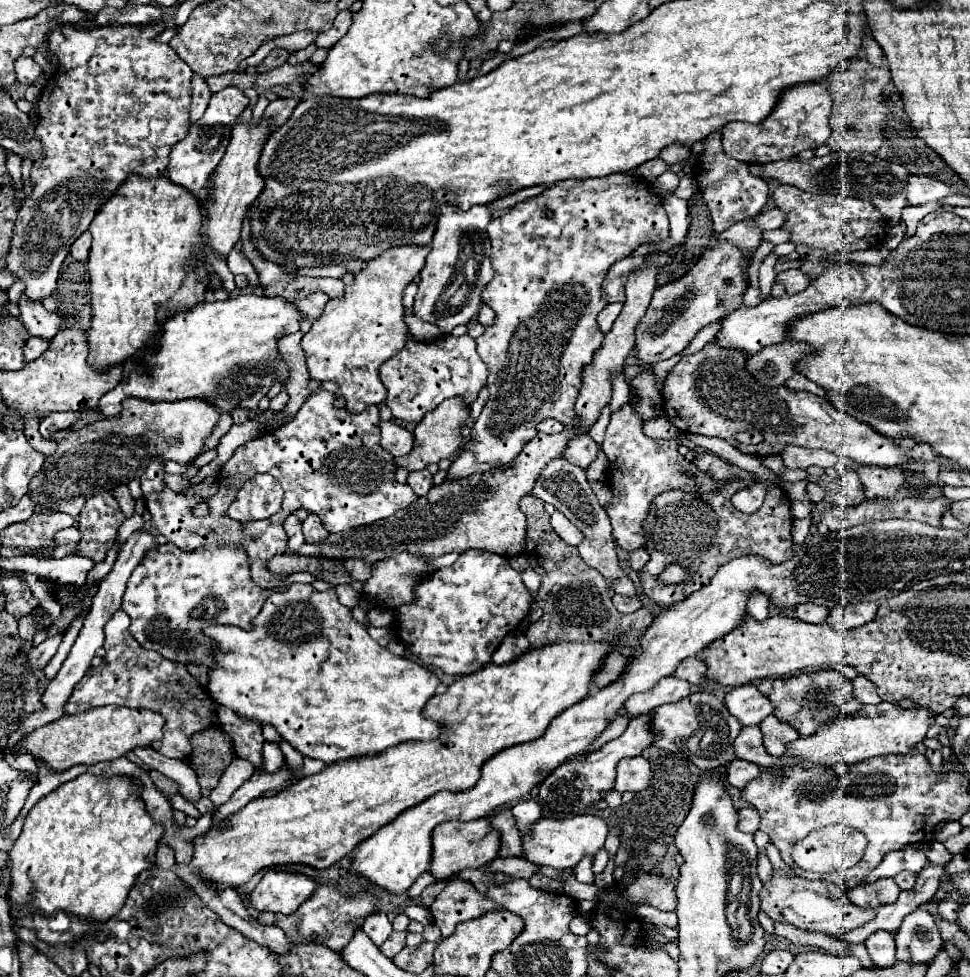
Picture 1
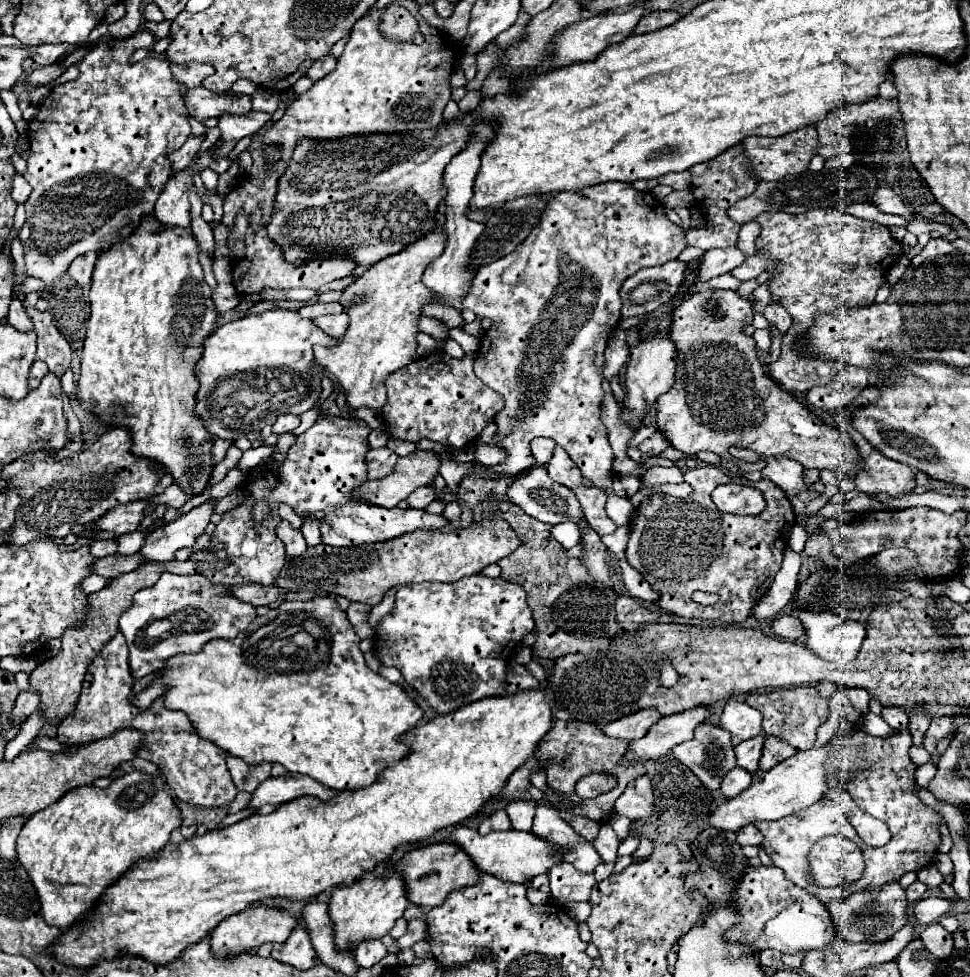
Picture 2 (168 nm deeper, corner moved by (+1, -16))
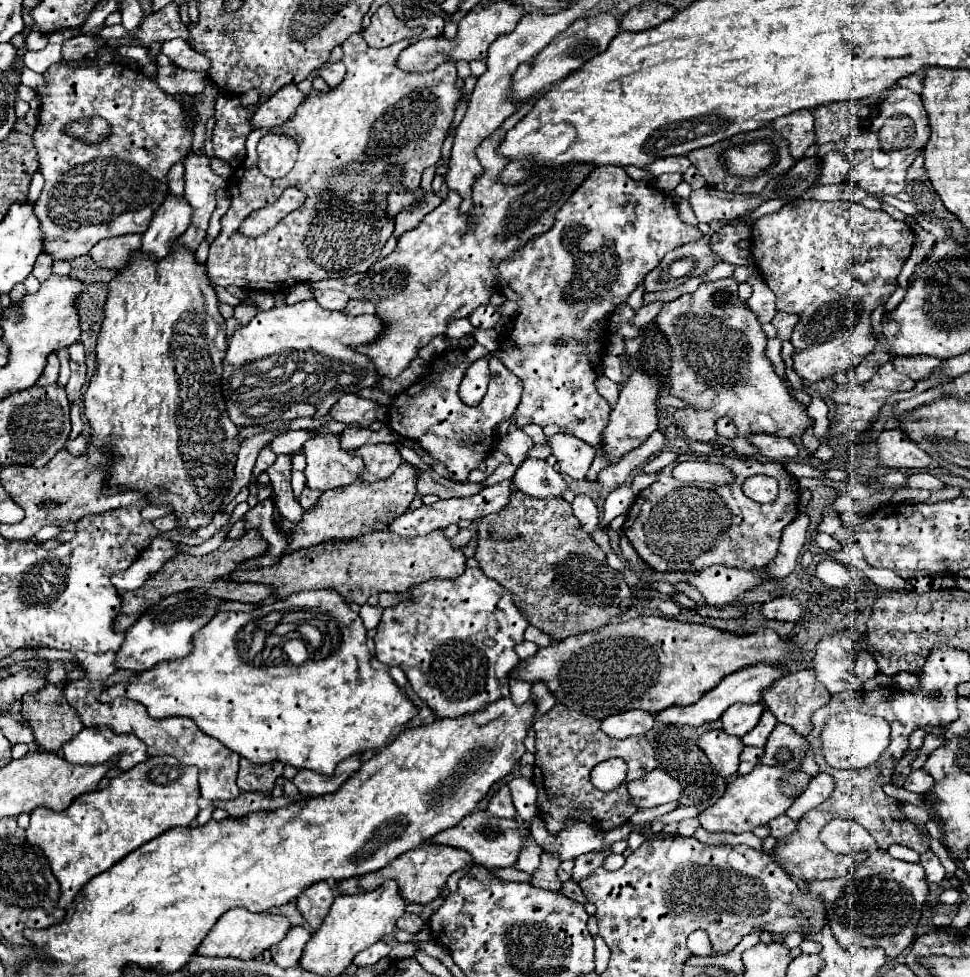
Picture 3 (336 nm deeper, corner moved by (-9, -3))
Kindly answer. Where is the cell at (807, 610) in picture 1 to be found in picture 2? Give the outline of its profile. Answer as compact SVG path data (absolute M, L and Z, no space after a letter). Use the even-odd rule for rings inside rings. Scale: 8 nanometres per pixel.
M780 614L770 622L770 632L780 638L780 640L802 640L804 642L804 630L802 630L802 622L796 616L790 614Z

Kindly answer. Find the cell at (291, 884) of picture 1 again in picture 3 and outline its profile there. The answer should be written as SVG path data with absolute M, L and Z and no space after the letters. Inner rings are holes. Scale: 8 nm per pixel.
M234 907L218 919L218 923L212 927L212 931L206 935L206 939L200 943L198 953L210 955L210 957L252 959L252 957L258 957L262 951L270 949L272 945L280 943L290 927L292 925L284 915L268 913L268 911L266 913L252 913L244 907Z

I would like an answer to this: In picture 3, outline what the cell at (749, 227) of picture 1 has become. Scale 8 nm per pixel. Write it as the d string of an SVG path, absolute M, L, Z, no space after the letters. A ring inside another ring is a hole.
M732 277L702 283L694 293L664 303L656 323L672 347L670 395L688 405L676 409L674 423L688 439L718 441L732 445L742 457L758 457L760 453L748 443L748 435L768 433L800 439L814 427L806 407L790 393L786 381L776 375L772 361L766 357L768 337L758 317L738 299L738 283ZM722 415L734 419L738 427L736 439L724 439L716 433L714 421Z

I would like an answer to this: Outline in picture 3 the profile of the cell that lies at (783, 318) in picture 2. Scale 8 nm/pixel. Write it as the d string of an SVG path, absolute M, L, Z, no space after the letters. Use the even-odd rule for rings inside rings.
M778 311L772 319L772 325L778 329L778 337L784 341L784 339L790 339L790 333L794 329L794 325L798 323L798 317L792 315L792 313L784 313L784 311Z

